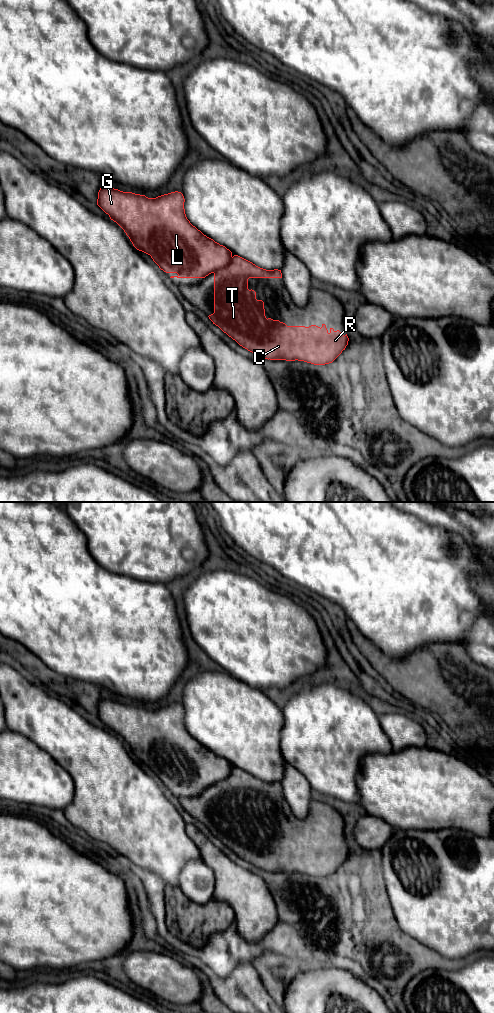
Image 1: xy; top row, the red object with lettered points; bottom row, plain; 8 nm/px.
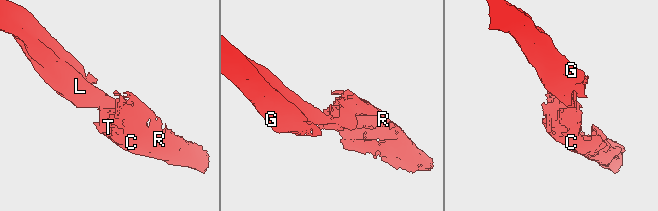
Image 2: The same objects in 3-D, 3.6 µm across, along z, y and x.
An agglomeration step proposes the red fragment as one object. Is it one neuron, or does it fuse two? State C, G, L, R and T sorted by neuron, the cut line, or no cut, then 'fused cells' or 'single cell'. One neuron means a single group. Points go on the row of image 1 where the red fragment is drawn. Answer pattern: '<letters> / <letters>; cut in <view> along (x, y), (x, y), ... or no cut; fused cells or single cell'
C R T / G L; cut in xy along (231, 256), (225, 265), (213, 272); fused cells

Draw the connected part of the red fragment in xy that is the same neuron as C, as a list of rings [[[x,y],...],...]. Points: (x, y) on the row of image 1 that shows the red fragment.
[[[234,255],[230,262],[214,271],[214,313],[209,315],[209,319],[218,326],[224,333],[235,340],[240,346],[264,359],[286,360],[286,361],[304,361],[314,365],[325,365],[332,363],[348,345],[349,338],[344,336],[339,330],[330,328],[328,331],[325,324],[322,327],[311,325],[305,326],[287,326],[279,320],[266,318],[264,302],[256,299],[256,292],[248,289],[249,278],[282,278],[281,270],[266,270],[253,264],[252,262]]]

